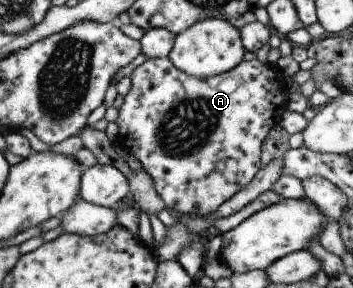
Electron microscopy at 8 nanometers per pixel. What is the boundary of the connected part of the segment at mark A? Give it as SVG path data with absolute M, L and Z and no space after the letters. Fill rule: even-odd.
M161 57L147 59L131 72L130 88L124 94L123 102L118 108L118 115L114 122L118 128L119 141L127 148L131 156L139 162L141 169L151 177L155 192L165 203L165 208L171 213L179 217L188 218L196 216L203 218L213 217L221 205L225 204L226 200L229 200L233 195L240 193L262 167L260 163L261 143L269 130L279 124L280 116L286 108L287 96L289 94L286 77L273 67L275 66L268 63L262 64L256 59L250 61L242 60L226 73L208 77L207 79L198 79L176 69L168 57Z

